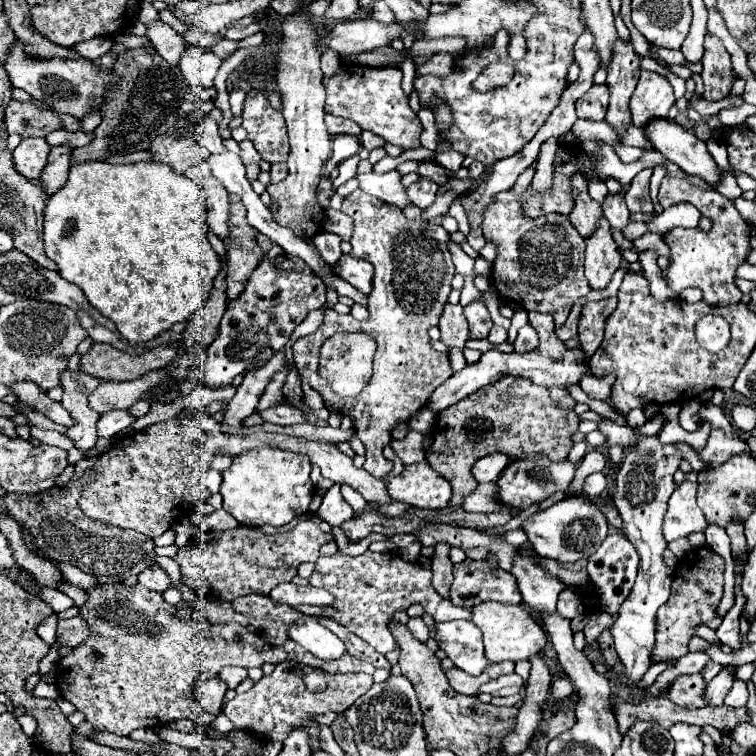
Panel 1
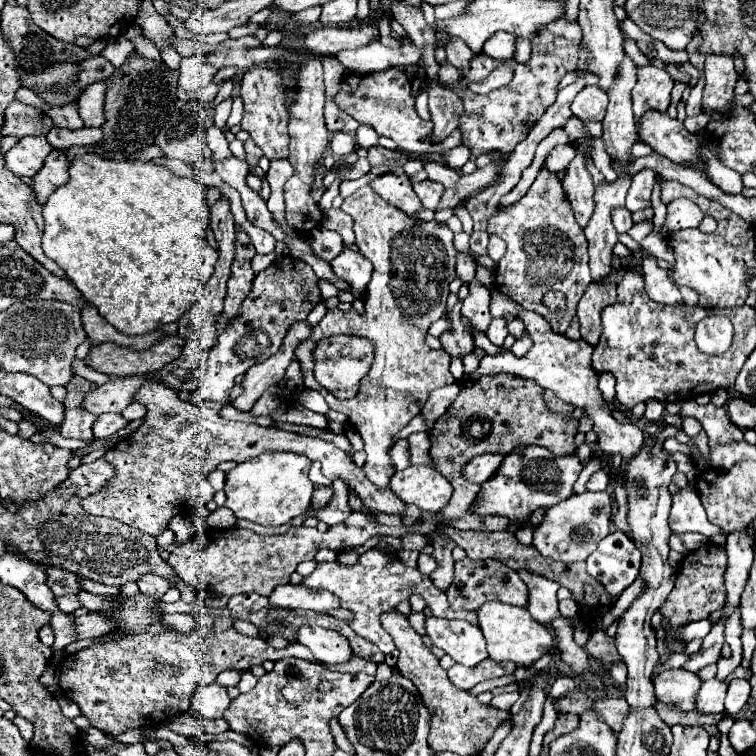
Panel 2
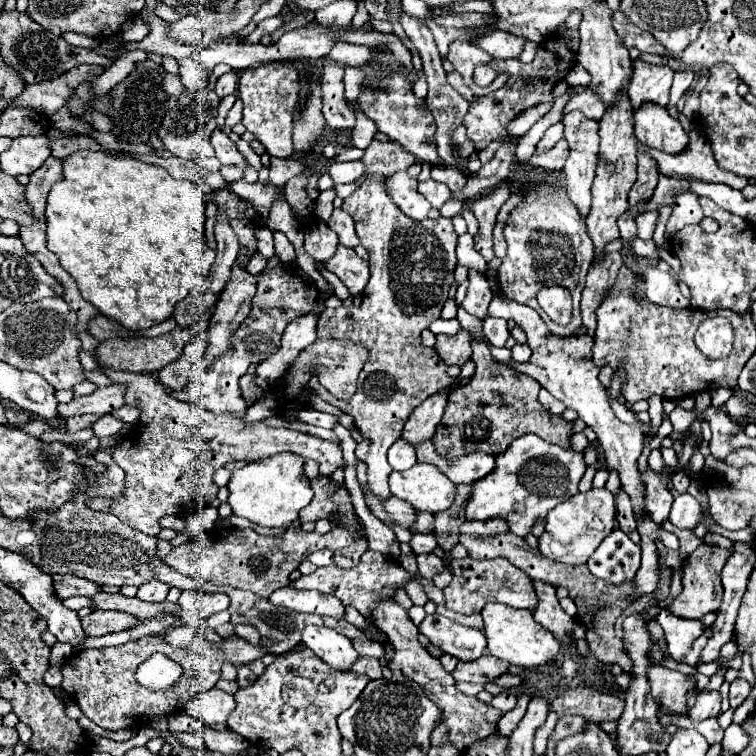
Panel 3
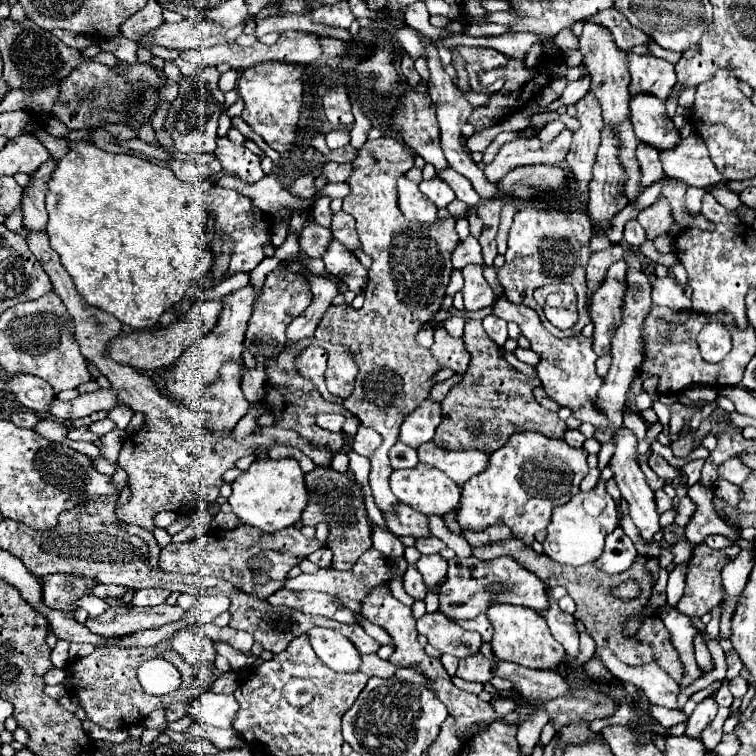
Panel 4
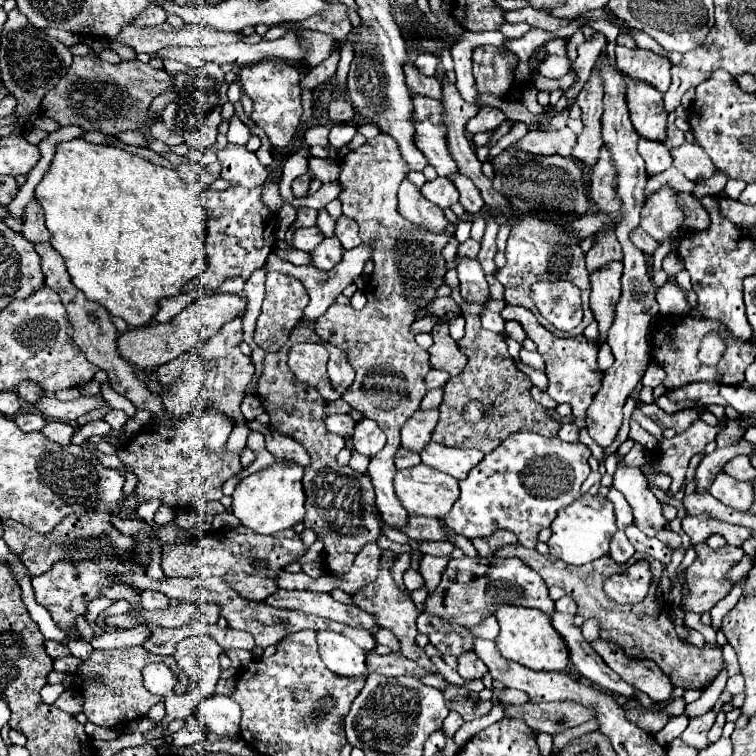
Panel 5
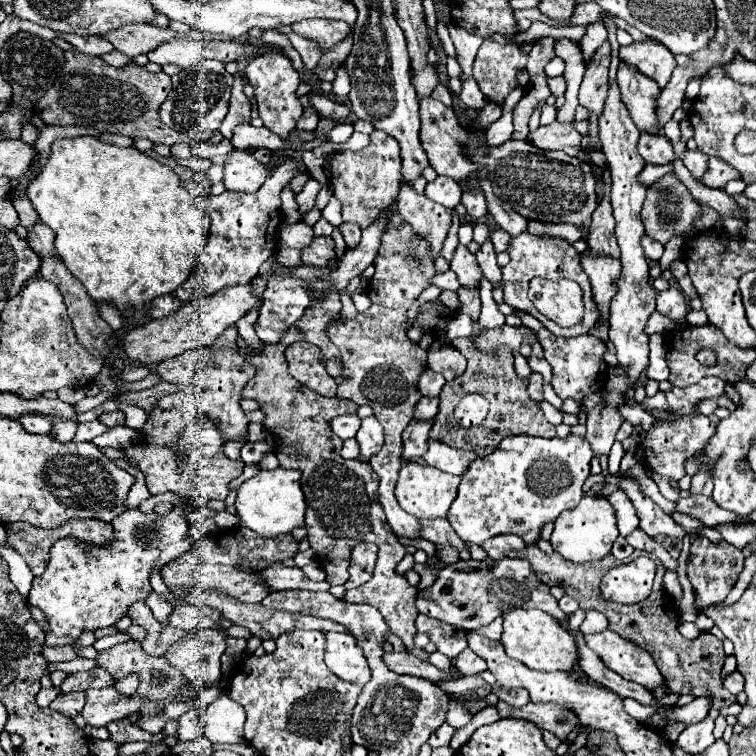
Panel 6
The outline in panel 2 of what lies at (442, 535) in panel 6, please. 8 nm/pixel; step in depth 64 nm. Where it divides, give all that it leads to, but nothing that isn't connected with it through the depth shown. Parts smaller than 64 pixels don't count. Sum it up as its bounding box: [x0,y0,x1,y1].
[82,378,406,536]

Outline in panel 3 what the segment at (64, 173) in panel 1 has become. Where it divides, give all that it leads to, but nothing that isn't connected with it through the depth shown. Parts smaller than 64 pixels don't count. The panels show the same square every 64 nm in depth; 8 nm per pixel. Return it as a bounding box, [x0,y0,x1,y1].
[26,156,62,222]

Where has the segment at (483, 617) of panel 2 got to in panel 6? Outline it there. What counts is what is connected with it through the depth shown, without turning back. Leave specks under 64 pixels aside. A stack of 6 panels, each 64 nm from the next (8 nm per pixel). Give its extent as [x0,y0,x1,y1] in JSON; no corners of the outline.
[502,608,578,672]

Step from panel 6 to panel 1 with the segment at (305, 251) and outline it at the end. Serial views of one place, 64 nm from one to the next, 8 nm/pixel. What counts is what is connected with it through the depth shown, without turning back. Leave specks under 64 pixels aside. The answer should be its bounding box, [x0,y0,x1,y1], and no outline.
[336,254,372,294]

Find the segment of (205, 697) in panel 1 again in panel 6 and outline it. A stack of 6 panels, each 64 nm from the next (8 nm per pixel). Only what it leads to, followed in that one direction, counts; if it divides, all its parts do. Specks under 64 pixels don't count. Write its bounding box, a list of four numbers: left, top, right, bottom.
[206,696,246,744]

